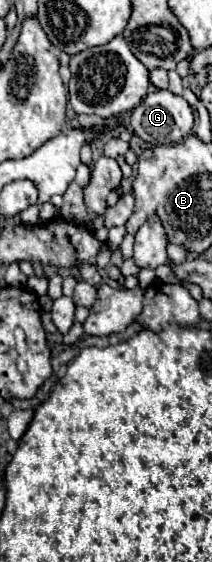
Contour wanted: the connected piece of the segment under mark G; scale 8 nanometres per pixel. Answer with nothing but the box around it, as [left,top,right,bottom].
[130,90,194,146]

